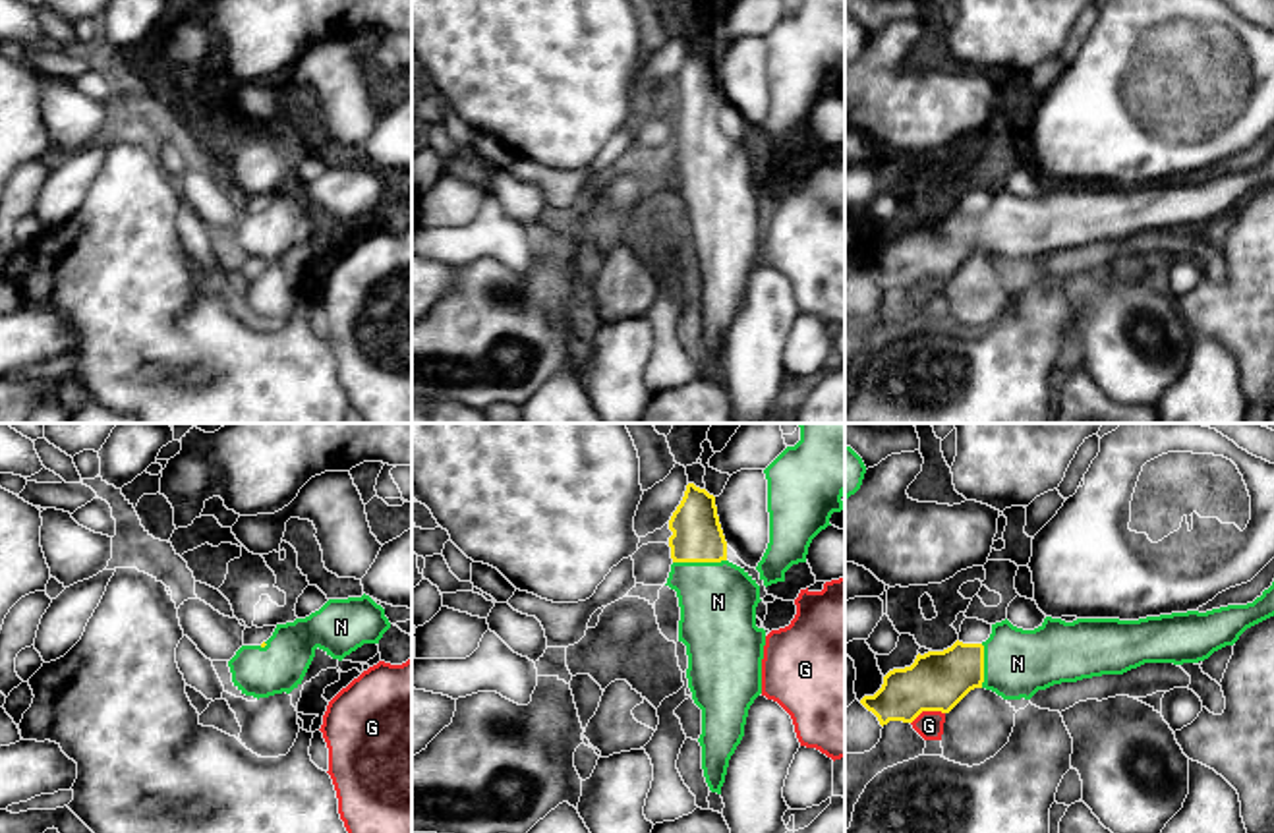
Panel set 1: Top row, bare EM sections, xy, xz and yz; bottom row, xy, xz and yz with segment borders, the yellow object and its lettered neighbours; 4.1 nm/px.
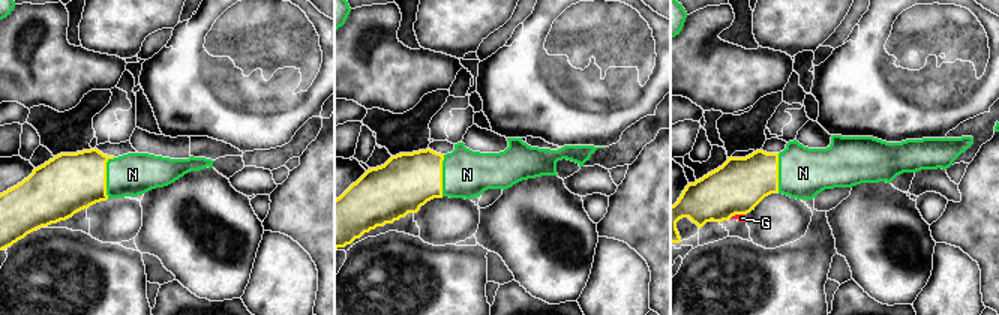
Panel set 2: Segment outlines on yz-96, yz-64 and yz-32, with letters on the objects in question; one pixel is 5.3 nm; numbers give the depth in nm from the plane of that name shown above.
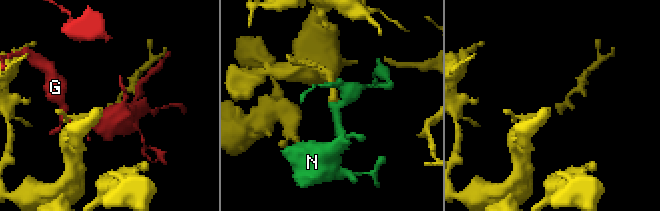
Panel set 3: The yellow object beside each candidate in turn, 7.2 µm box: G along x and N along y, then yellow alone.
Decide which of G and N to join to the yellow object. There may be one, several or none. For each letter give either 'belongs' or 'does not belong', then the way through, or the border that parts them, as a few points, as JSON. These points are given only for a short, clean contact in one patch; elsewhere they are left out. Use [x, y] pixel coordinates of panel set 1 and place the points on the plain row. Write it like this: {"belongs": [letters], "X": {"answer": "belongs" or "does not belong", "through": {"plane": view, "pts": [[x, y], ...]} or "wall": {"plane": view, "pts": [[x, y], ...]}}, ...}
{"belongs": ["N"], "G": {"answer": "does not belong"}, "N": {"answer": "belongs"}}

